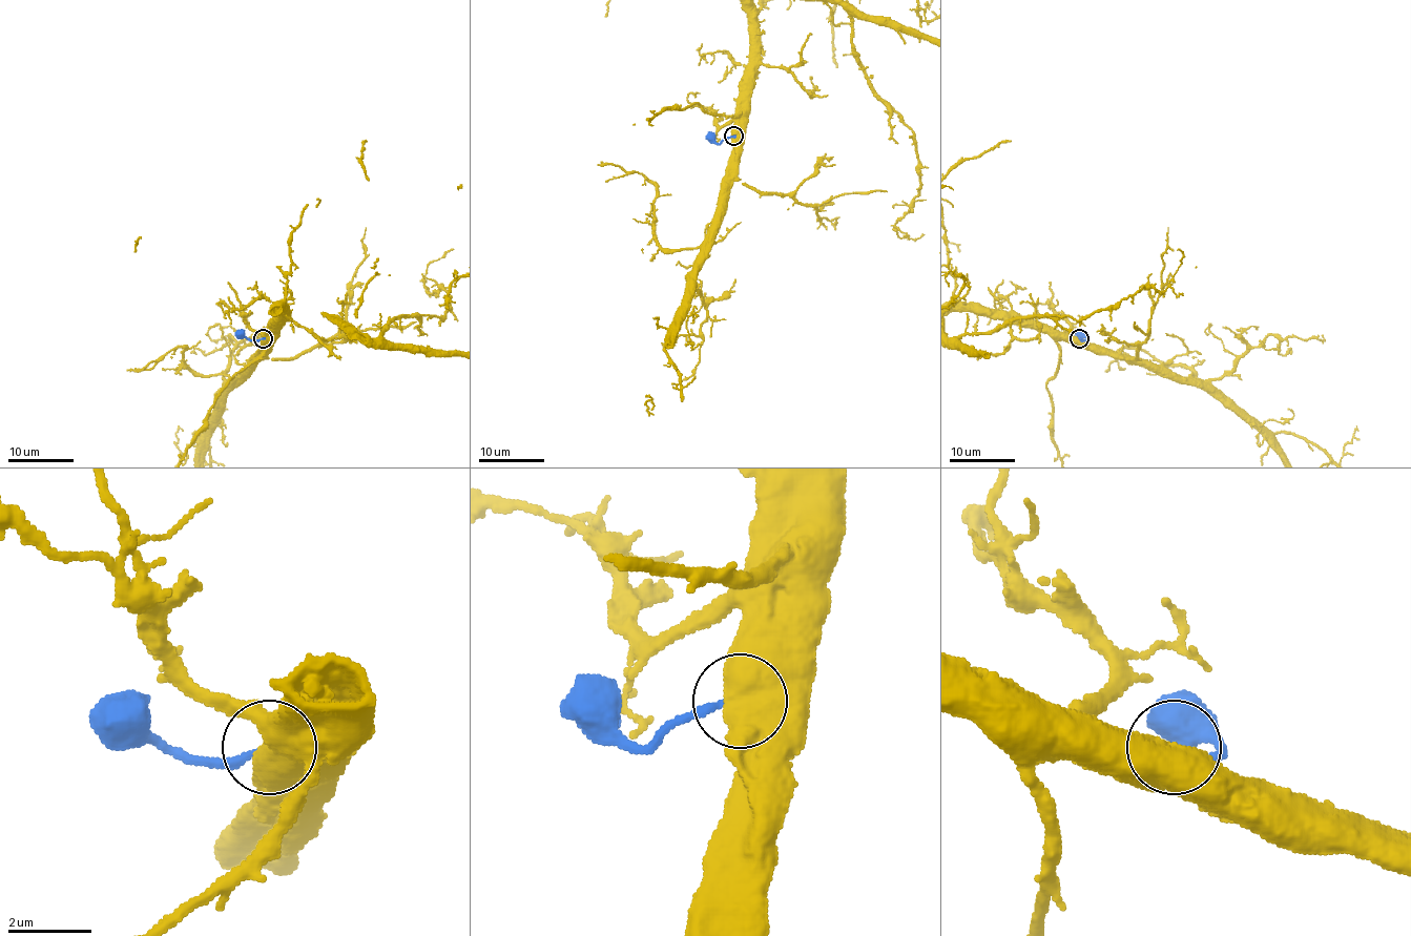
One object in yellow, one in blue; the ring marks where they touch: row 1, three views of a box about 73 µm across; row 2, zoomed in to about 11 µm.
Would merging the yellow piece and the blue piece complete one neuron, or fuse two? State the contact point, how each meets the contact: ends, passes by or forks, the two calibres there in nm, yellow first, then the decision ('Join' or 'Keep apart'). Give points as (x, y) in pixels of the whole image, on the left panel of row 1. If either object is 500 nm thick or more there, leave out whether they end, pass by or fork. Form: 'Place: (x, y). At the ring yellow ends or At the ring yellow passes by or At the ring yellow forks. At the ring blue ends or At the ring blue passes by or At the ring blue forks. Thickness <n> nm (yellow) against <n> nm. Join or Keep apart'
Place: (263, 338). Thickness 800 nm (yellow) against 180 nm. Keep apart

